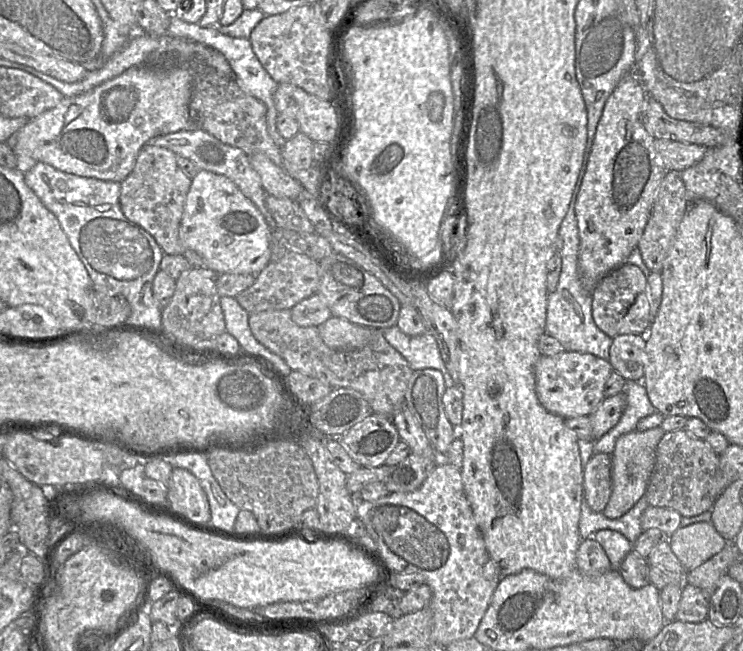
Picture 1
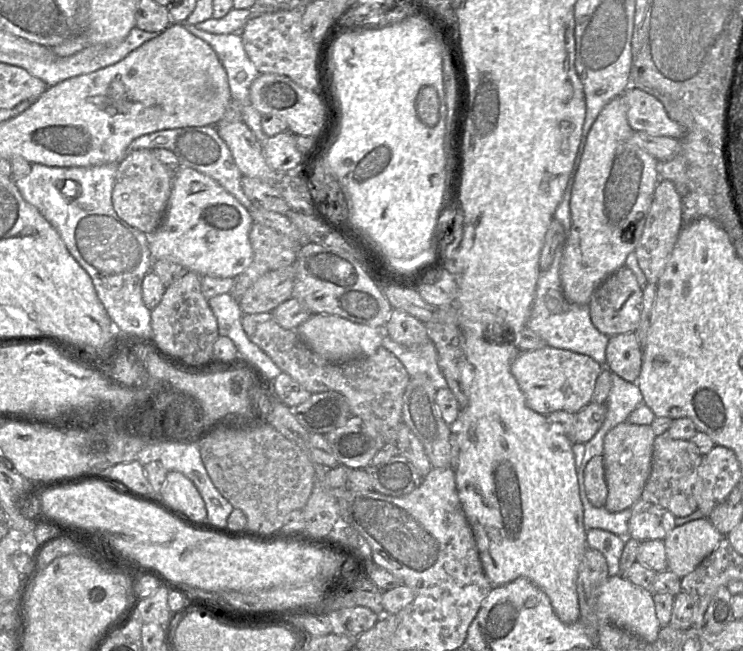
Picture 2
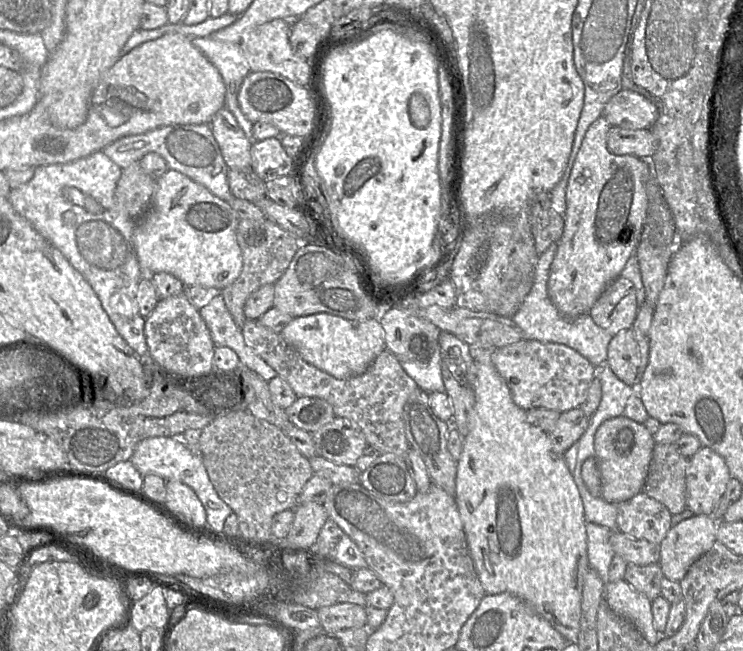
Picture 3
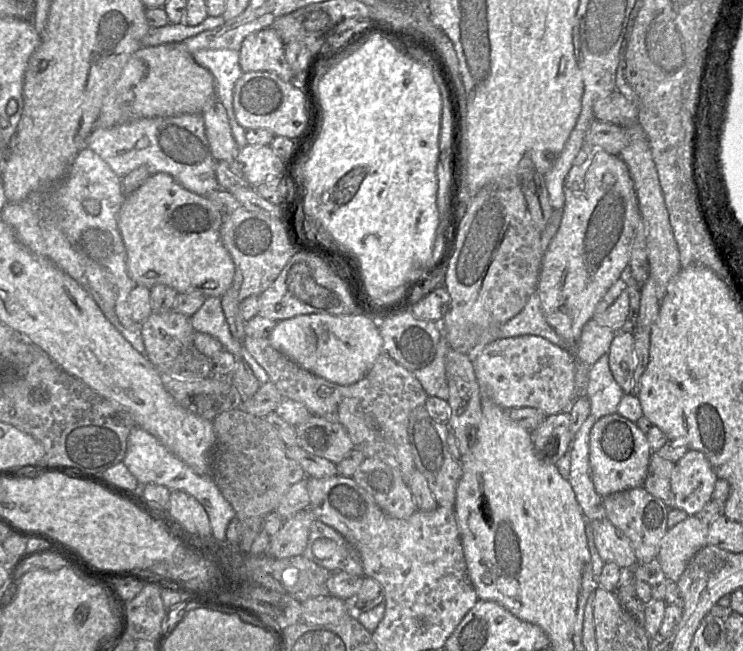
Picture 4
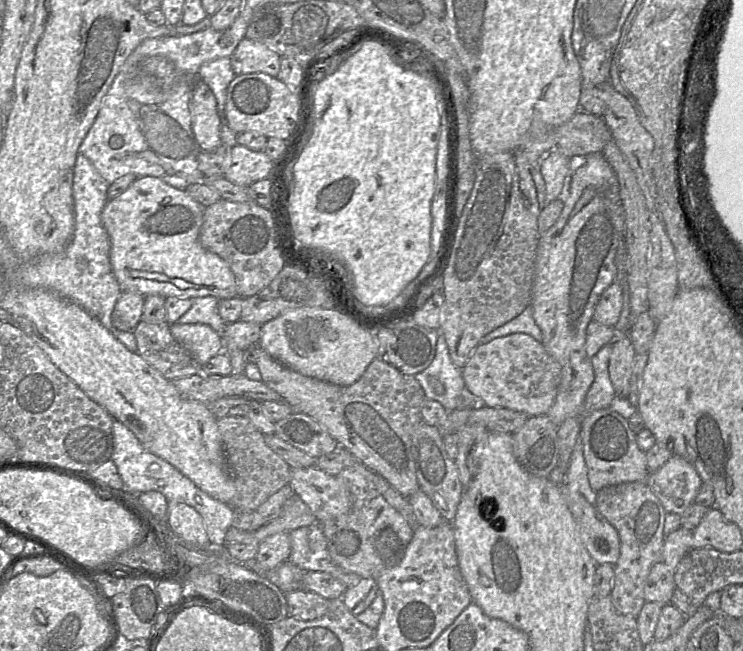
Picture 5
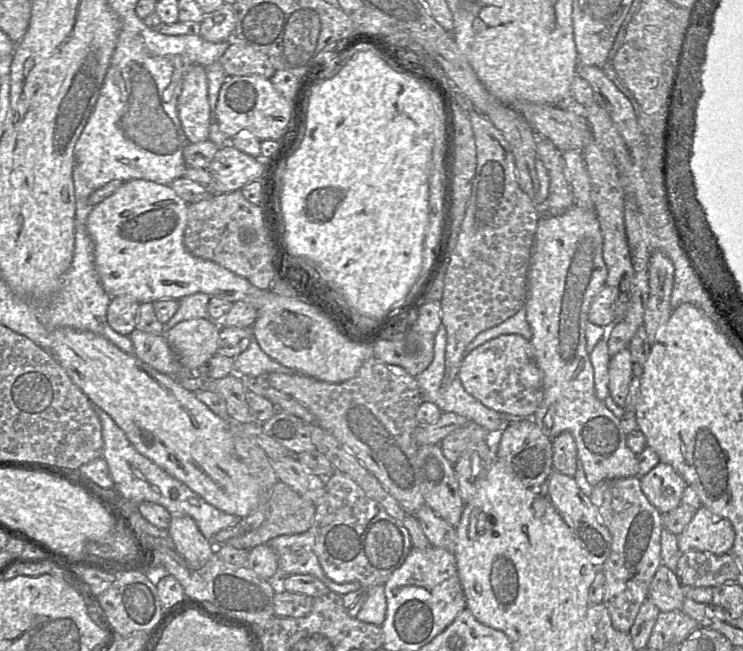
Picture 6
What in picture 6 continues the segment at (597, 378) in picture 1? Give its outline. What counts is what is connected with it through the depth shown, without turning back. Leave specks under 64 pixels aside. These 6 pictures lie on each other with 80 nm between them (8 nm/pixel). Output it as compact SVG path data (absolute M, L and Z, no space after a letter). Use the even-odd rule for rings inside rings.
M518 334L500 335L466 353L457 377L466 392L509 419L532 418L543 399L543 375L536 363L534 349L530 340Z

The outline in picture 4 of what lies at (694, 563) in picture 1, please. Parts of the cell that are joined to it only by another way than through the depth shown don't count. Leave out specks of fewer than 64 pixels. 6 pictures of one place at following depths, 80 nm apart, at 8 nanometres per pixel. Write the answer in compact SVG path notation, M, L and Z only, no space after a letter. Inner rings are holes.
M694 515L667 530L656 558L668 580L679 580L690 559L707 545L707 535L708 524Z

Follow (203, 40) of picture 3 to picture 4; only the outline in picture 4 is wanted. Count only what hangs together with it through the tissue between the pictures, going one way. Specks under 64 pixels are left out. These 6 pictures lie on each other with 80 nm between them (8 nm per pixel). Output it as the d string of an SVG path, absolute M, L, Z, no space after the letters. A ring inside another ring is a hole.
M200 49L192 54L195 61L213 76L216 97L227 111L233 137L239 146L248 145L246 130L236 120L233 108L233 91L243 71L239 63L239 51L232 49Z

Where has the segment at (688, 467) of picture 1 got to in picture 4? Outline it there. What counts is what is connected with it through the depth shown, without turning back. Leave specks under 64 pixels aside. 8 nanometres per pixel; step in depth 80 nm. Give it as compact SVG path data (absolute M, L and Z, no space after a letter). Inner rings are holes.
M653 453L643 487L653 496L661 499L669 508L674 507L674 494L671 490L671 475L675 463Z

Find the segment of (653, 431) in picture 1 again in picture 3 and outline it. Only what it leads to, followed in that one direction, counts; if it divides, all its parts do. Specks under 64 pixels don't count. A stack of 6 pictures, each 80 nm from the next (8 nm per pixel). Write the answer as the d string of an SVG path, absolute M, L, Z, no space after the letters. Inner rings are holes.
M624 415L608 419L598 427L594 458L600 475L601 497L605 501L619 505L643 491L655 445L653 435L643 424Z

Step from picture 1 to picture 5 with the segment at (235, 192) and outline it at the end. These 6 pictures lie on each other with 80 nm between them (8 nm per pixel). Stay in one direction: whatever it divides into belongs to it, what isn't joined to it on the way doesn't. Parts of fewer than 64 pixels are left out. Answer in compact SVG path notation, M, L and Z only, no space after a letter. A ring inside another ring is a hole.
M153 176L138 177L125 192L107 201L101 212L101 221L110 239L110 262L122 293L134 292L145 297L213 296L219 300L238 296L235 276L229 265L218 255L205 249L200 242L205 208L184 190Z

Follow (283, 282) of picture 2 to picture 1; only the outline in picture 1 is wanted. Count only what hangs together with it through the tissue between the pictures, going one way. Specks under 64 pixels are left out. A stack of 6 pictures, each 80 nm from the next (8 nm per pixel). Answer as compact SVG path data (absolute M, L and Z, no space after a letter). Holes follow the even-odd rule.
M289 250L281 259L270 262L257 275L254 284L235 298L248 313L291 309L300 301L315 294L319 284L318 262L306 254Z

